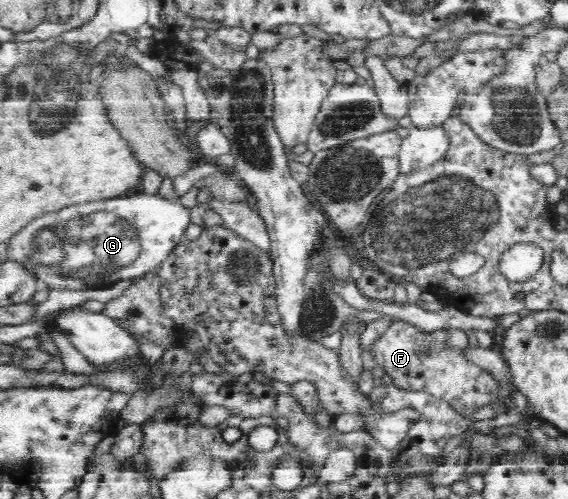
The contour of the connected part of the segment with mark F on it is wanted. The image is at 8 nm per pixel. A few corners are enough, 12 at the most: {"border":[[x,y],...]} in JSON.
{"border":[[394,321],[366,348],[398,390],[466,417],[494,379],[442,329]]}

